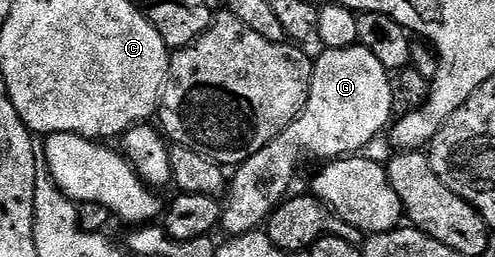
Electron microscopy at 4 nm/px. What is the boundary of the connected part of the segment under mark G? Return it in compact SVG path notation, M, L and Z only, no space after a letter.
M358 44L349 48L323 50L320 58L314 59L311 67L311 91L302 114L298 114L276 138L261 152L240 162L229 182L231 199L225 202L221 230L227 236L249 234L266 223L269 215L280 202L288 197L287 189L299 170L299 161L308 154L311 158L334 160L355 156L379 133L392 125L391 109L395 106L397 90L393 78L369 52Z

